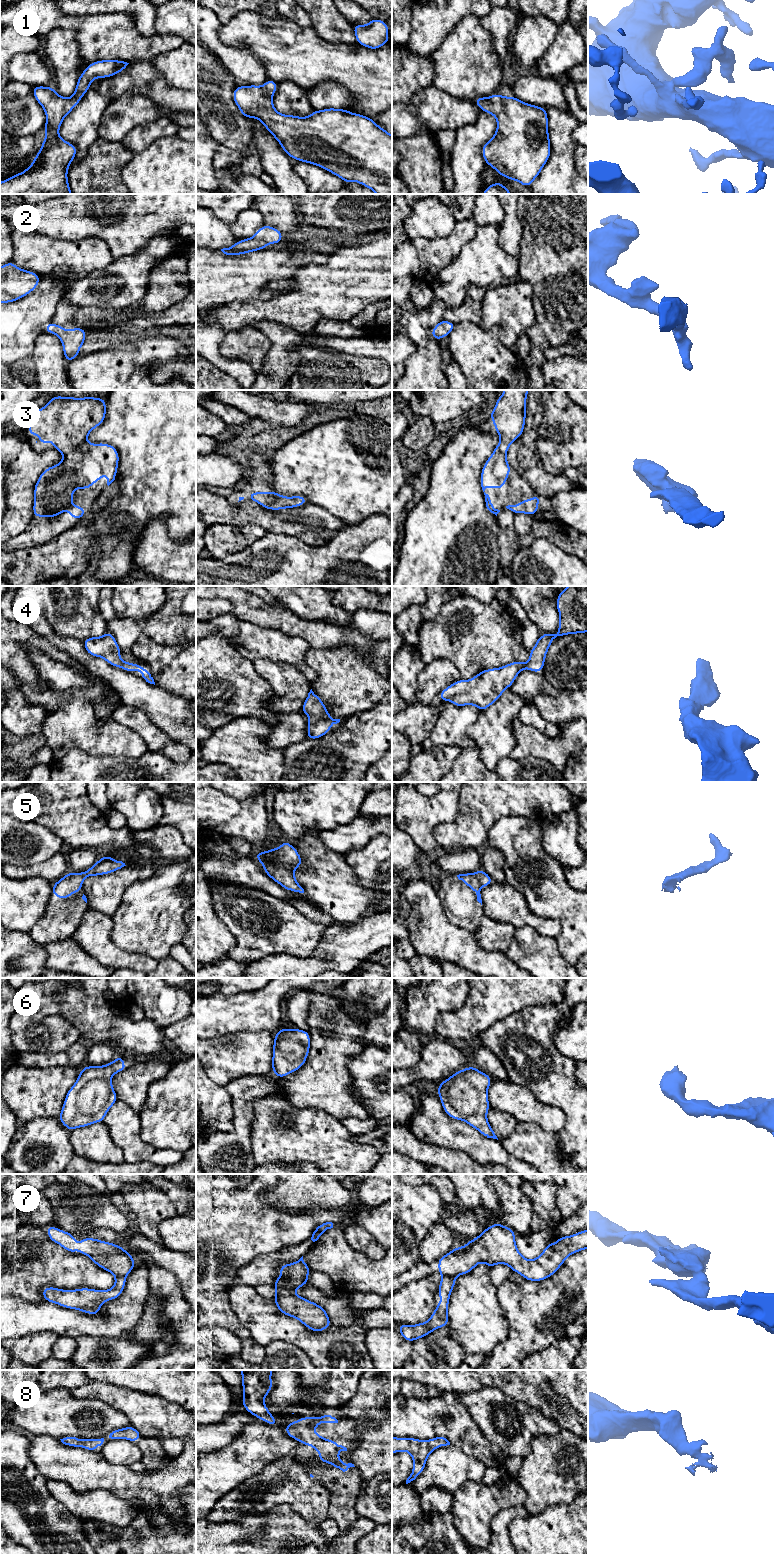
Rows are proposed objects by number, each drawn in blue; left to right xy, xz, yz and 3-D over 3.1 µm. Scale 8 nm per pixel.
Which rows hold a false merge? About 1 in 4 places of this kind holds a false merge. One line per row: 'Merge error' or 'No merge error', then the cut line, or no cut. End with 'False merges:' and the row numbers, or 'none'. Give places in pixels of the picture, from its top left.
1: No merge error. No split
2: No merge error. No split
3: No merge error. No split
4: No merge error. No split
5: No merge error. No split
6: No merge error. No split
7: Merge error. Split along yz (443, 1275), (454, 1277)
8: No merge error. No split
False merges: 7

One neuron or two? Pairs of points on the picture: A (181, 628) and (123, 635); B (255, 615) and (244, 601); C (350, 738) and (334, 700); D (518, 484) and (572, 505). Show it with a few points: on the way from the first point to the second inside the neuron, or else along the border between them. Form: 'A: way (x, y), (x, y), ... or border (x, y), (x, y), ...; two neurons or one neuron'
A: way (167, 628), (137, 628); one neuron
B: way (254, 612), (246, 604); one neuron
C: border (367, 710), (353, 713), (345, 719); two neurons
D: way (531, 498), (537, 504), (558, 504); one neuron

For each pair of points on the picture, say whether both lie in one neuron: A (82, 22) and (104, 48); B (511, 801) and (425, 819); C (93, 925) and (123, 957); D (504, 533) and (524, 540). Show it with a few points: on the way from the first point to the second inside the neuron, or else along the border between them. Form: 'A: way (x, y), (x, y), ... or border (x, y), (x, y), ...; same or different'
A: way (88, 28), (102, 42); same
B: border (460, 792), (457, 816), (451, 822), (437, 825); different
C: way (95, 934), (114, 953); same
D: border (514, 515), (515, 541), (520, 546); different

